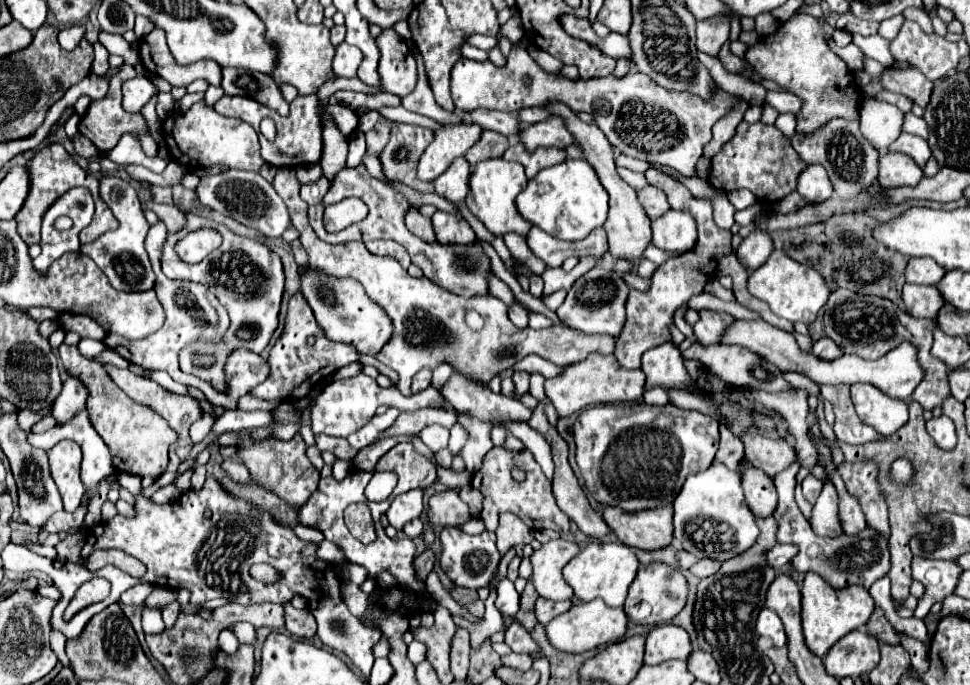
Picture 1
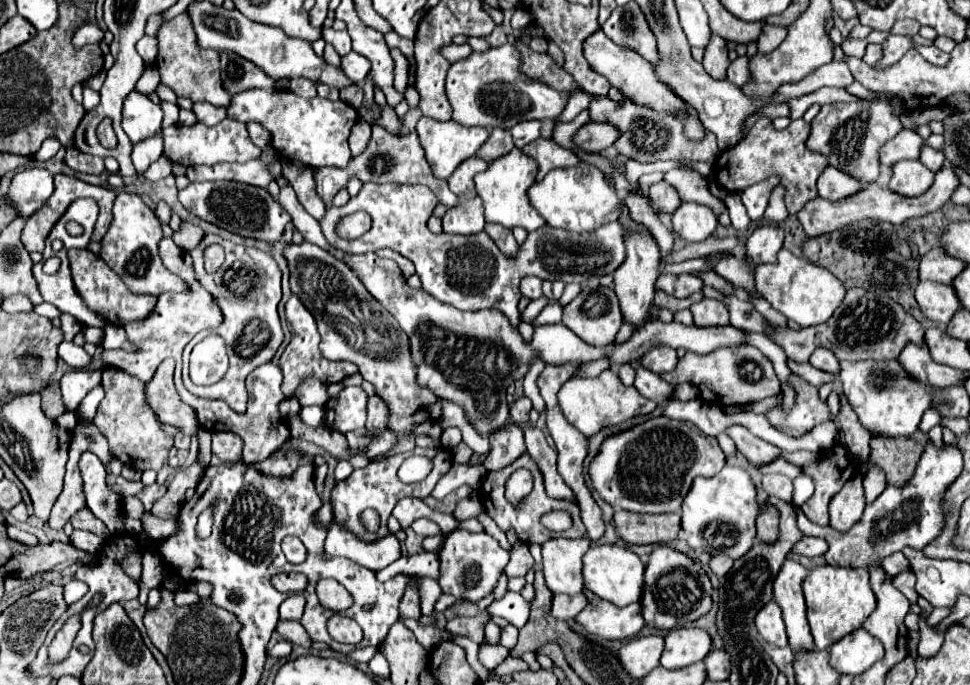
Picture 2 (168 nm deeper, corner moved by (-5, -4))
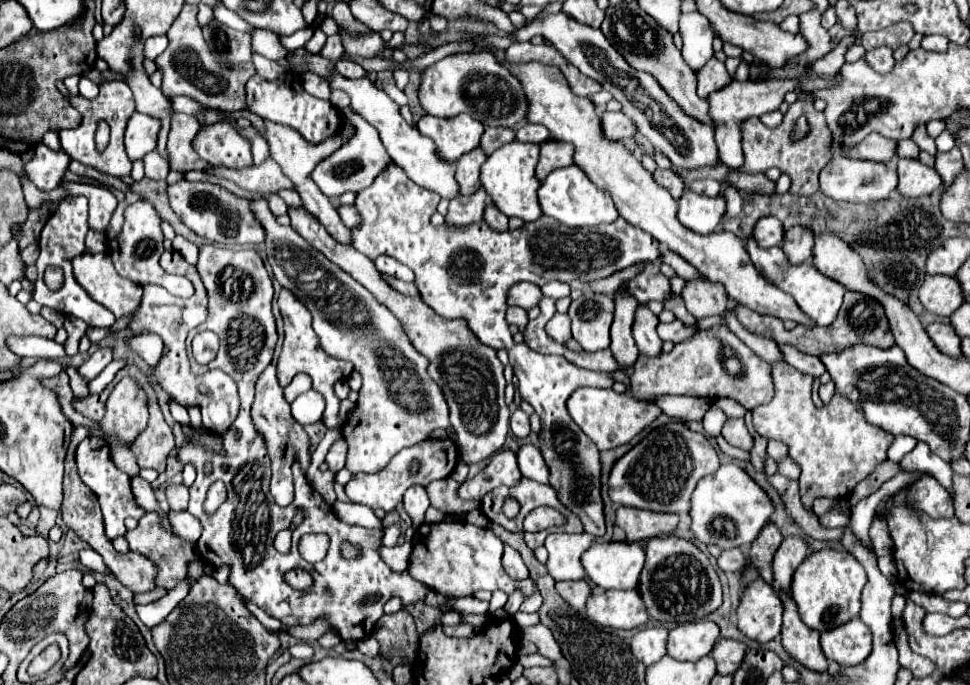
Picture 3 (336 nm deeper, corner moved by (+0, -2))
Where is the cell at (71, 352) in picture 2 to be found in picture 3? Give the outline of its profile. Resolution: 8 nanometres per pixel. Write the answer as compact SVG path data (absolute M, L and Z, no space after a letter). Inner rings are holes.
M8 337L6 345L18 357L36 357L36 359L60 359L64 357L64 345L44 339L44 337Z

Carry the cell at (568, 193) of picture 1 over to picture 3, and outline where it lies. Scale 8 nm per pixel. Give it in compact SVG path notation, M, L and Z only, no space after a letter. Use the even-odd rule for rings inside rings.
M570 165L564 169L556 169L550 173L544 181L542 187L538 189L538 199L542 213L548 217L554 217L556 221L570 225L570 227L584 227L584 225L600 225L600 223L610 223L618 217L618 211L612 203L610 193L598 189L578 165Z

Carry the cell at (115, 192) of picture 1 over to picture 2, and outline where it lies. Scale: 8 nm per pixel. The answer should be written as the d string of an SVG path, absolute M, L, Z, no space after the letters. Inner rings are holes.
M121 191L113 205L113 223L105 237L101 239L101 253L99 257L115 271L123 283L133 293L147 293L147 295L161 295L165 291L187 291L187 285L167 271L159 259L157 245L161 241L161 221L157 215L141 201L137 193Z

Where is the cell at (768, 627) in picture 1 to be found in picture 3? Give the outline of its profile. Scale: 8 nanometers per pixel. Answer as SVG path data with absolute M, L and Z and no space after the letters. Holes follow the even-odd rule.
M762 579L744 587L736 609L738 629L758 643L768 643L780 635L782 627L782 601L774 589Z

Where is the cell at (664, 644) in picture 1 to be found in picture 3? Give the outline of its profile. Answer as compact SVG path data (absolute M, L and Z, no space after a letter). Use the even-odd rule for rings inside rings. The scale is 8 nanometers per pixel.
M712 621L684 623L668 635L668 655L678 661L698 661L708 655L720 635L720 629Z

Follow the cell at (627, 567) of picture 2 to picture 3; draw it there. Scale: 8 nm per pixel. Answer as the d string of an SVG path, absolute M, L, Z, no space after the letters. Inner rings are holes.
M594 543L584 555L582 565L592 583L604 589L634 589L644 565L644 549L638 543Z

